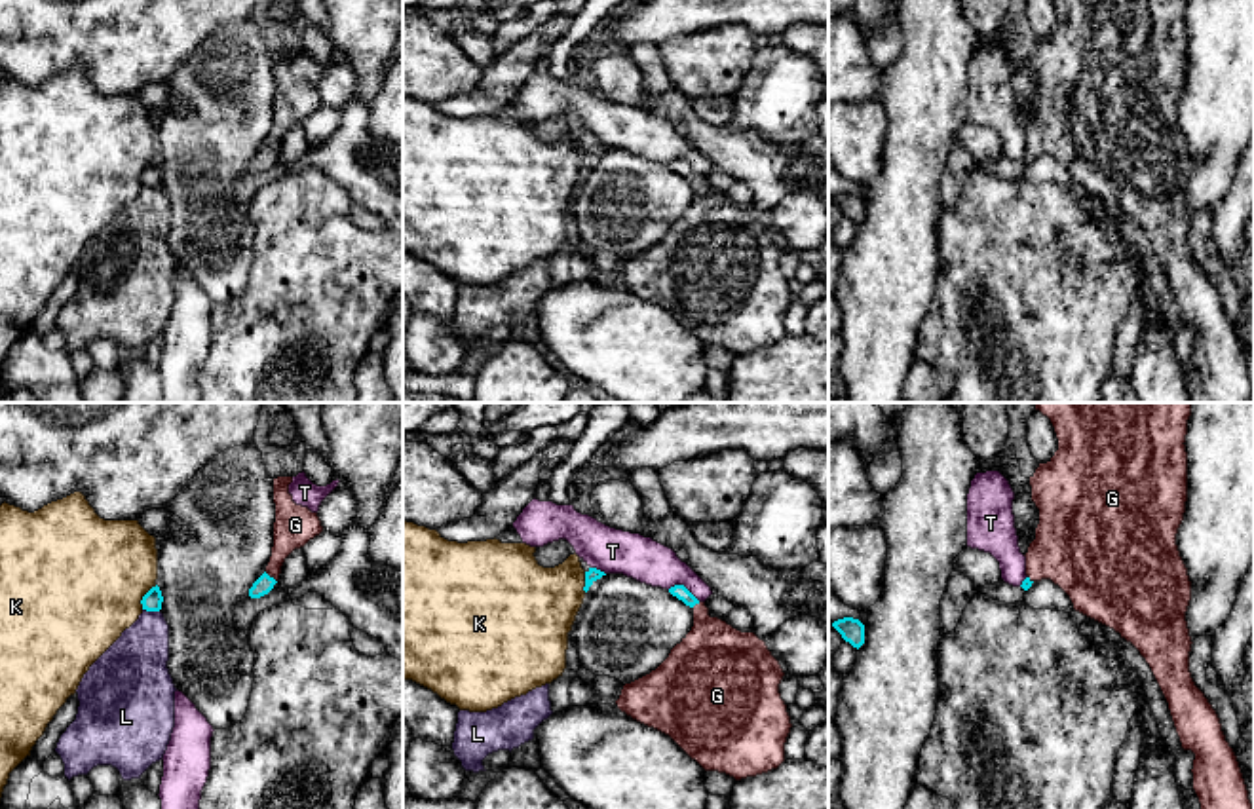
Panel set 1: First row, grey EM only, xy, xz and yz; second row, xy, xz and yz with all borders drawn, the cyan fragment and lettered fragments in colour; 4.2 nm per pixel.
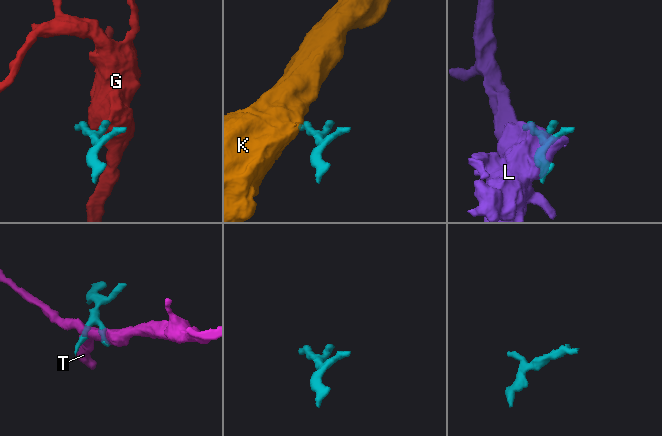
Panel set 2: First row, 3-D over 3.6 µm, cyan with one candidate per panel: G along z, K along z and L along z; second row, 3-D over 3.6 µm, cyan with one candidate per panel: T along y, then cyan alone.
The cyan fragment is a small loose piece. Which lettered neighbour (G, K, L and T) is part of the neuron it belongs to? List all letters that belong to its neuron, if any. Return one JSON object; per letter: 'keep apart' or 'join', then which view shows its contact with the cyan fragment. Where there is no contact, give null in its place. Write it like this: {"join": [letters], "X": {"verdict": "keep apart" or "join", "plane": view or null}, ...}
{"join": ["G"], "G": {"verdict": "join", "plane": "xy"}, "K": {"verdict": "keep apart", "plane": "xy"}, "L": {"verdict": "keep apart", "plane": "xy"}, "T": {"verdict": "keep apart", "plane": "xz"}}

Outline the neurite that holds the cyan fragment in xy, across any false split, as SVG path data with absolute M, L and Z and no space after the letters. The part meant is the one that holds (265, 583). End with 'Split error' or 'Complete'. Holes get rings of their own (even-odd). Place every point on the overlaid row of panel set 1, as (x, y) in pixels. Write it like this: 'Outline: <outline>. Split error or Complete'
Outline: M293 477L274 479L274 547L266 572L249 589L251 598L268 594L279 579L285 558L323 532L317 513L293 501L291 482Z. Split error

